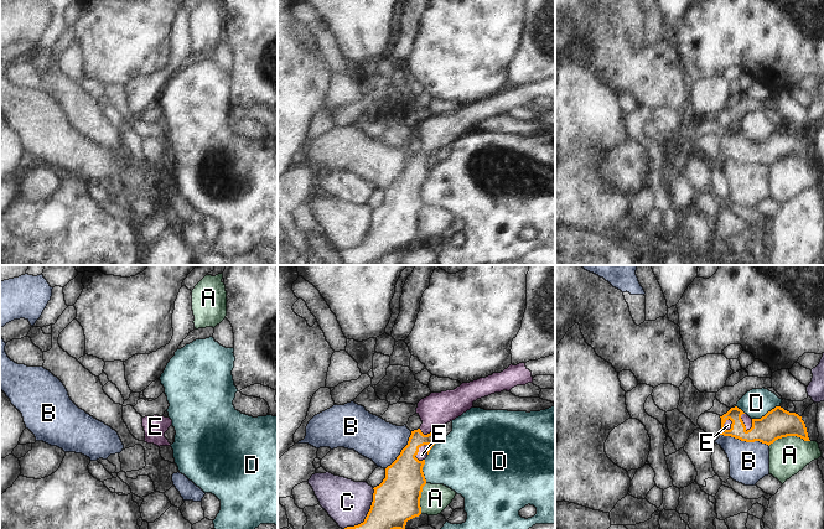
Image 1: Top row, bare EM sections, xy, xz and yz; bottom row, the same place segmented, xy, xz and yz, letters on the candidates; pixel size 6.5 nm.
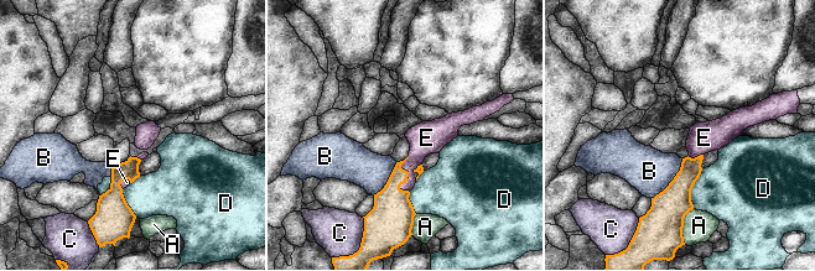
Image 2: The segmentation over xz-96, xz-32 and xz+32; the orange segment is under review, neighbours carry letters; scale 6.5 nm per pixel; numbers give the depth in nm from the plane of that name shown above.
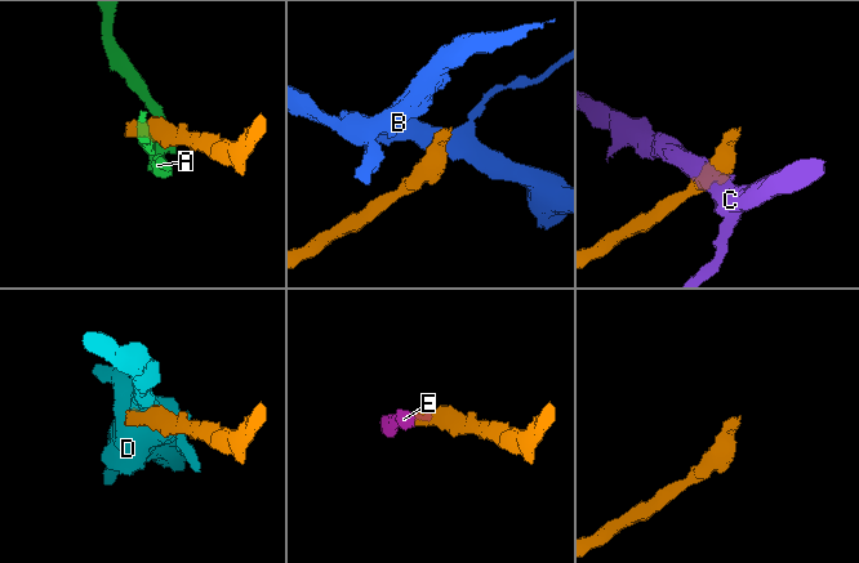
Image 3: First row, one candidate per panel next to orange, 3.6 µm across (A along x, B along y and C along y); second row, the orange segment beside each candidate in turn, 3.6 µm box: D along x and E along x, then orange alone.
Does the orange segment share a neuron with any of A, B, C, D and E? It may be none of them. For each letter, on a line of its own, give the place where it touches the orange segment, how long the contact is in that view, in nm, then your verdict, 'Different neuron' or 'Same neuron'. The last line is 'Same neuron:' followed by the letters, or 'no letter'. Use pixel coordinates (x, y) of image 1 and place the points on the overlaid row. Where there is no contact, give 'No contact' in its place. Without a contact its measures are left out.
A: Touches orange at yz (788, 435). Shared border 280 nm. Different neuron
B: Touches orange at yz (745, 440). Shared border 340 nm. Different neuron
C: Touches orange at xz (367, 514). Shared border 320 nm. Different neuron
D: Touches orange at yz (766, 414). Shared border 200 nm. Different neuron
E: Touches orange at xz (418, 451). Shared border 130 nm. Same neuron
Same neuron: E.

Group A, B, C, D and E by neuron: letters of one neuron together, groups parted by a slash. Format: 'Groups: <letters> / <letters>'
Groups: A / B / C / D / E.

